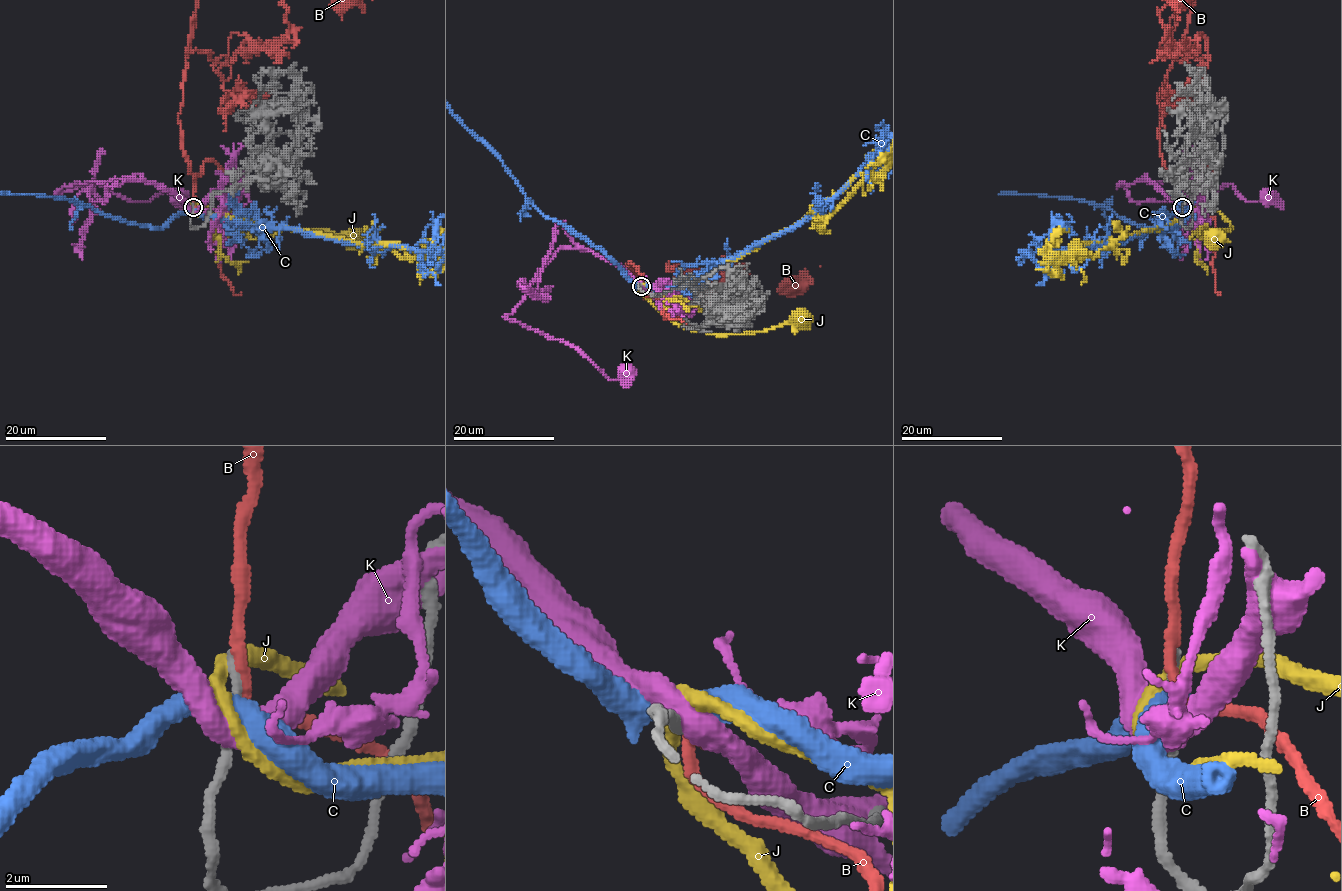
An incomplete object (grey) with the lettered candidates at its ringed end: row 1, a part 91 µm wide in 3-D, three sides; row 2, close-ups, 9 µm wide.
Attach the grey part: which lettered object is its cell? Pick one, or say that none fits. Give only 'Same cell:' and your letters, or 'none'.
Same cell: B

